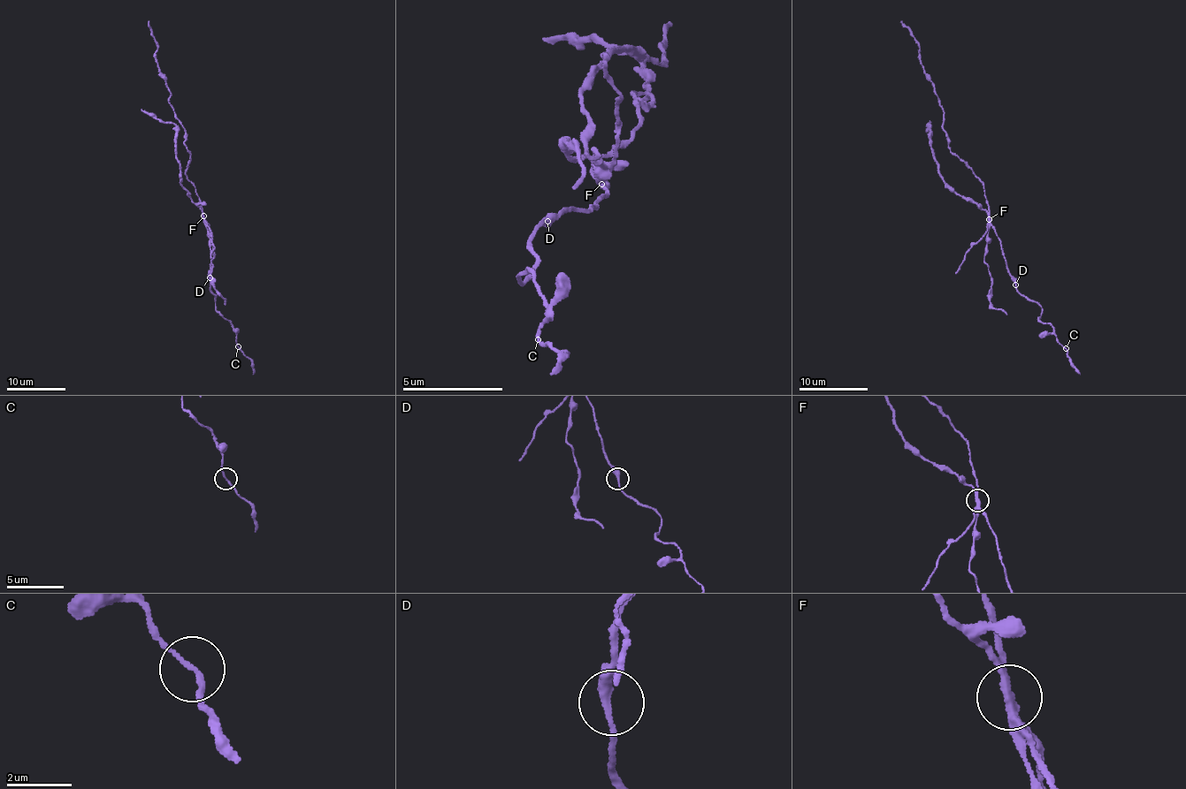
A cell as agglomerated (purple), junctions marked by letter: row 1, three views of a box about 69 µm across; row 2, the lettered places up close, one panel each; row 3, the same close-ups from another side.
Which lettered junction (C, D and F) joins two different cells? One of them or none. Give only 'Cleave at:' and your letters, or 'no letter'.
Cleave at: F

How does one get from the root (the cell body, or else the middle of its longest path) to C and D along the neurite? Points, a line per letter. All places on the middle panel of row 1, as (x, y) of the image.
C: (603, 185), (597, 208), (550, 213), (535, 231), (538, 265), (517, 282), (531, 272), (545, 301), (537, 338)
D: (603, 185), (595, 181), (606, 192), (594, 199), (597, 208), (567, 208), (547, 221)

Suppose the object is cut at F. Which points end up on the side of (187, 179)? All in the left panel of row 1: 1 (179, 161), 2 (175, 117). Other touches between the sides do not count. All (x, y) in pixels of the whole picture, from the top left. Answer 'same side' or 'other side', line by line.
1: other side
2: same side

